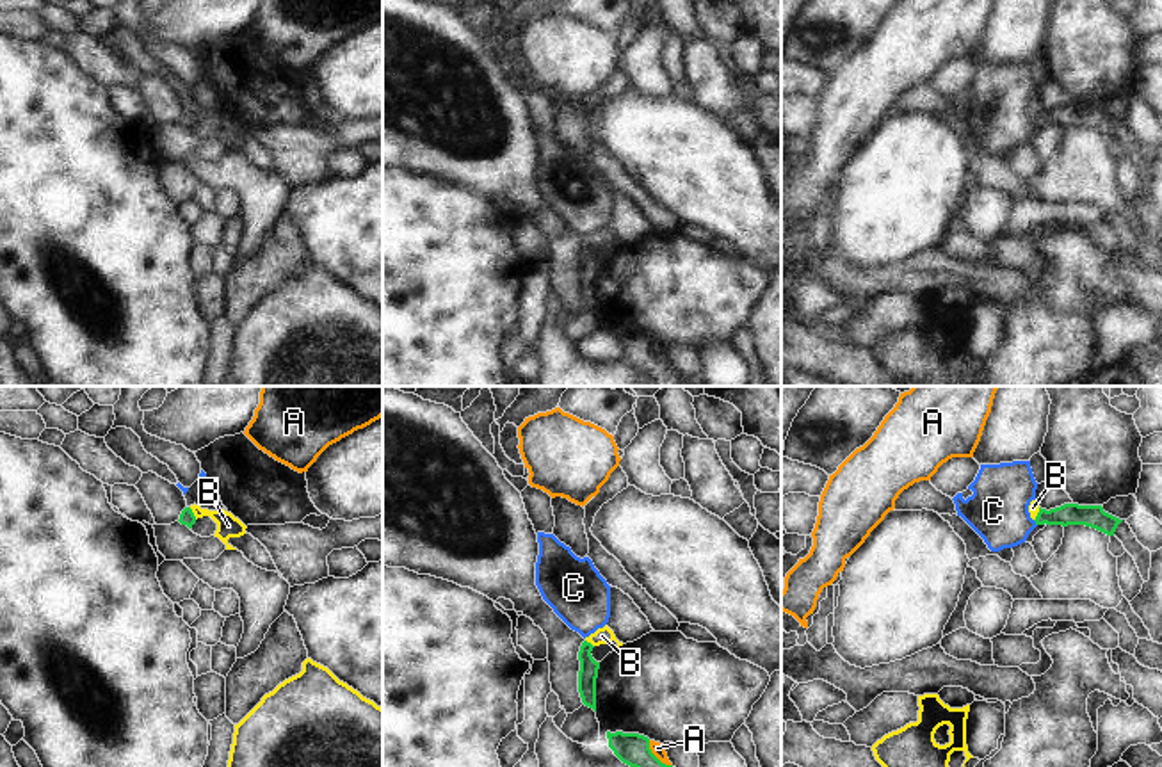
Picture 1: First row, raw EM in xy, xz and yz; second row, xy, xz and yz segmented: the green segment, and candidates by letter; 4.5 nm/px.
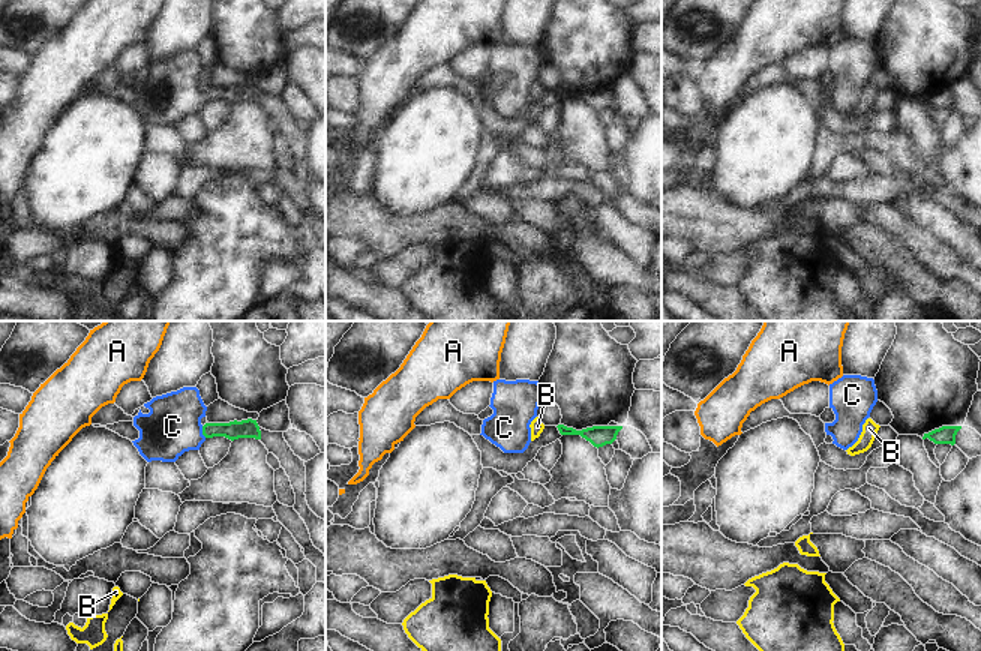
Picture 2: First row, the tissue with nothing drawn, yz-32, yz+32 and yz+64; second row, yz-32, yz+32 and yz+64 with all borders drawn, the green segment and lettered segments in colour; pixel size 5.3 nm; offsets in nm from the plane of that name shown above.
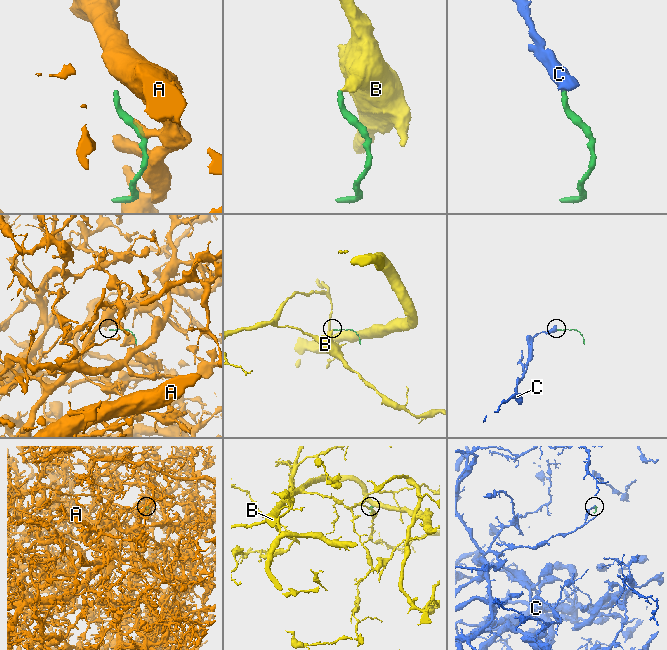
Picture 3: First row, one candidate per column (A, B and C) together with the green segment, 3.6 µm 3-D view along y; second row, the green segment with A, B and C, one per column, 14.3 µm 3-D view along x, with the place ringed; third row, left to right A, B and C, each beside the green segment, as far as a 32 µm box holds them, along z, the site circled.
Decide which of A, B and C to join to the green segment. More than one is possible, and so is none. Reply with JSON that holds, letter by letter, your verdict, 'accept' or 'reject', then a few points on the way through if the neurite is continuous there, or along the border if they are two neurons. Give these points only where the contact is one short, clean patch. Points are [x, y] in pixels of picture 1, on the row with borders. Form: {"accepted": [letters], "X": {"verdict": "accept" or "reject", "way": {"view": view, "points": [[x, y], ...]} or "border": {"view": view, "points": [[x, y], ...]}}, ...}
{"accepted": ["C"], "A": {"verdict": "reject", "border": {"view": "xz", "points": [[648, 741], [648, 748], [664, 764], [671, 766]]}}, "B": {"verdict": "reject", "border": {"view": "xy", "points": [[189, 508], [196, 518]]}}, "C": {"verdict": "accept", "way": {"view": "yz", "points": [[1066, 515], [1043, 516], [1036, 524], [1015, 524], [999, 508]]}}}

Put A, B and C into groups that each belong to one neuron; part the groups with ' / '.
A / B / C

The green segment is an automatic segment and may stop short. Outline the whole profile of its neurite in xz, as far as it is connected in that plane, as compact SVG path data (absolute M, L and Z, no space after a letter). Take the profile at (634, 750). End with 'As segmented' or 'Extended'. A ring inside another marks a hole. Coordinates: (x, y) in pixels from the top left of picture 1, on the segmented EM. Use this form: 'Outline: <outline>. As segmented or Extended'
Outline: M607 731L609 747L630 767L673 767L662 763L650 749L650 739L639 733Z. As segmented.

